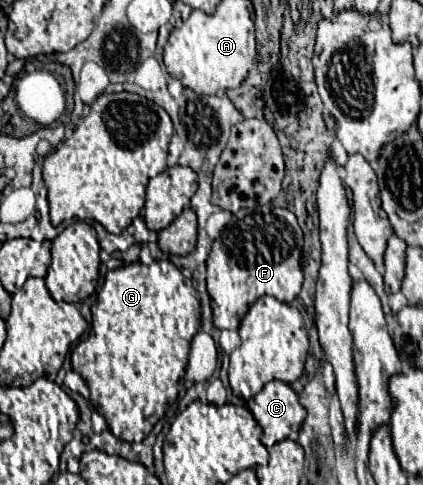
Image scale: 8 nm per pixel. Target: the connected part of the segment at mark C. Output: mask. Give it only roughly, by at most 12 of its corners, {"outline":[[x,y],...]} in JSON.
{"outline":[[270,381],[254,395],[262,443],[296,433],[306,417],[288,383]]}

